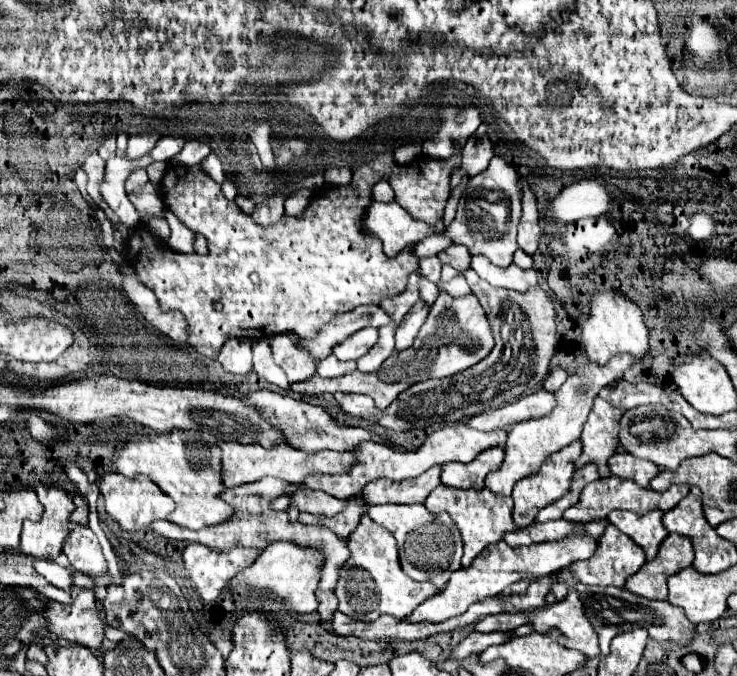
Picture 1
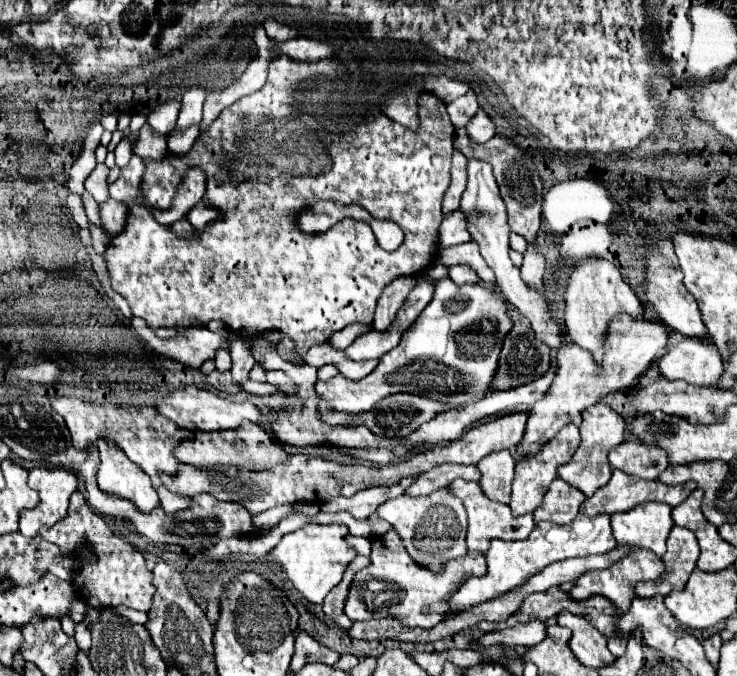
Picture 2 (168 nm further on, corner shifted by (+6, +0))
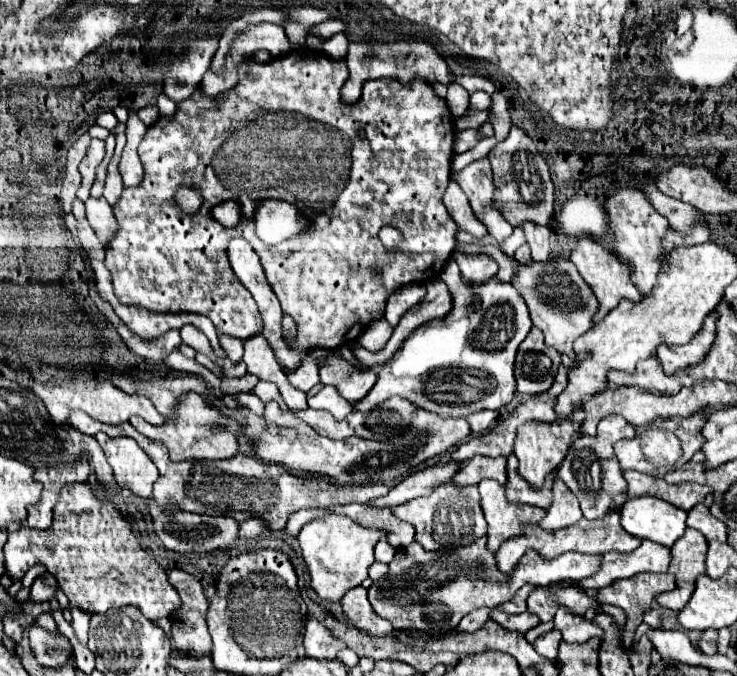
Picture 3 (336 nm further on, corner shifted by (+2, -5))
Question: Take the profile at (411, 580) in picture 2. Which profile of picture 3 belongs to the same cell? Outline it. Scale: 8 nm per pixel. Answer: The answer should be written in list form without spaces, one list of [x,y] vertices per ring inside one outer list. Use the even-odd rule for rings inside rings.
[[[485,538],[473,542],[471,546],[449,550],[445,554],[425,552],[417,542],[399,548],[389,564],[389,574],[373,582],[369,588],[369,602],[377,616],[389,620],[395,630],[417,628],[425,632],[447,632],[455,628],[463,616],[477,608],[495,608],[507,602],[523,584],[547,586],[559,580],[579,580],[595,574],[599,570],[599,558],[591,554],[561,554],[551,562],[539,558],[539,554],[525,554],[519,562],[519,570],[511,578],[503,578],[495,570],[495,556],[487,550]]]

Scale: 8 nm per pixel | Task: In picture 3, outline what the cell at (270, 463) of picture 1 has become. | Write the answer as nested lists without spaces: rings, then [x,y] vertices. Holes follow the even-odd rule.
[[[197,394],[183,396],[181,406],[177,408],[177,412],[173,416],[165,418],[163,426],[151,426],[141,416],[133,416],[129,422],[143,436],[147,436],[155,442],[163,442],[167,446],[169,458],[173,462],[181,462],[181,460],[223,460],[223,458],[233,458],[235,454],[239,454],[237,434],[241,432],[241,424],[235,420],[229,420],[225,416],[219,416],[219,412],[213,410],[211,406],[207,406],[203,402],[203,398]]]

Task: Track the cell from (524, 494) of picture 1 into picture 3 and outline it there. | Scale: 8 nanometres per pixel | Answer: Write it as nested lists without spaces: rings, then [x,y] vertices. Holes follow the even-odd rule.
[[[553,422],[553,424],[523,424],[519,426],[519,434],[515,440],[515,456],[519,460],[519,476],[529,482],[531,488],[541,490],[547,476],[563,462],[567,450],[571,448],[571,444],[575,442],[575,438],[579,438],[579,430],[581,424],[577,422]]]

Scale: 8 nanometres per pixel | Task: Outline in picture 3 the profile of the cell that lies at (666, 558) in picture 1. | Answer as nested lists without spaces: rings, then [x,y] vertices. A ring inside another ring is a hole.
[[[687,528],[683,538],[679,538],[675,546],[671,546],[669,572],[677,578],[677,586],[675,590],[663,592],[655,598],[659,606],[681,610],[689,602],[695,590],[695,578],[699,574],[705,574],[705,552],[705,536],[693,528]]]

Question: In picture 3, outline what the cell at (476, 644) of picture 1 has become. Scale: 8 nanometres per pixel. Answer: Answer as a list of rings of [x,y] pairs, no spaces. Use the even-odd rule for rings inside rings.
[[[559,608],[557,616],[553,618],[555,630],[561,632],[563,642],[585,642],[587,638],[601,638],[599,626],[595,626],[591,620],[585,620],[581,616],[573,616],[567,608]]]

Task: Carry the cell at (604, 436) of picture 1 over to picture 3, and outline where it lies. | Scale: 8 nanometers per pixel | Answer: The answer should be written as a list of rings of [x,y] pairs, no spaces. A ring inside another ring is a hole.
[[[607,416],[599,422],[595,436],[583,434],[571,444],[571,450],[567,452],[565,460],[557,468],[557,478],[561,478],[569,486],[569,490],[579,498],[583,516],[587,520],[603,518],[603,514],[611,512],[613,504],[623,506],[623,502],[625,502],[625,498],[623,498],[625,478],[623,478],[623,470],[621,470],[617,458],[613,454],[613,444],[619,440],[627,440],[627,438],[637,438],[635,428],[619,416]]]

